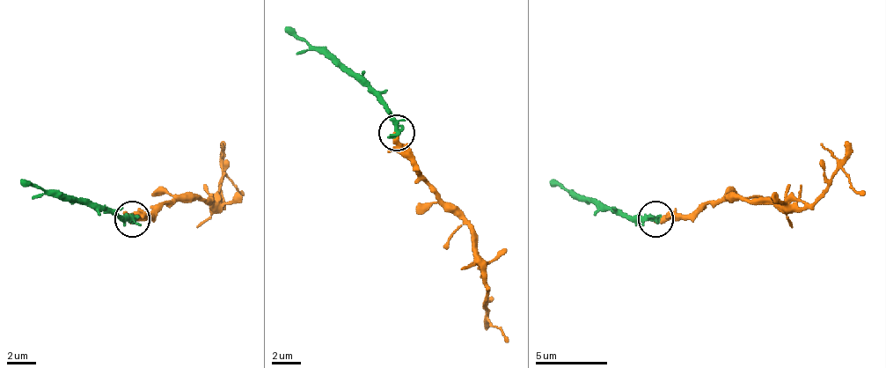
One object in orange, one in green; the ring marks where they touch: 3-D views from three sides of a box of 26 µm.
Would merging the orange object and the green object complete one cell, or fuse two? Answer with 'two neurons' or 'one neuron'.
one neuron

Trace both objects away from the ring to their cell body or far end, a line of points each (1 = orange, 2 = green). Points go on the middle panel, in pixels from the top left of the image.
1: (398, 133), (412, 169), (469, 226), (486, 316), (508, 342)
2: (398, 133), (398, 119), (286, 25)

